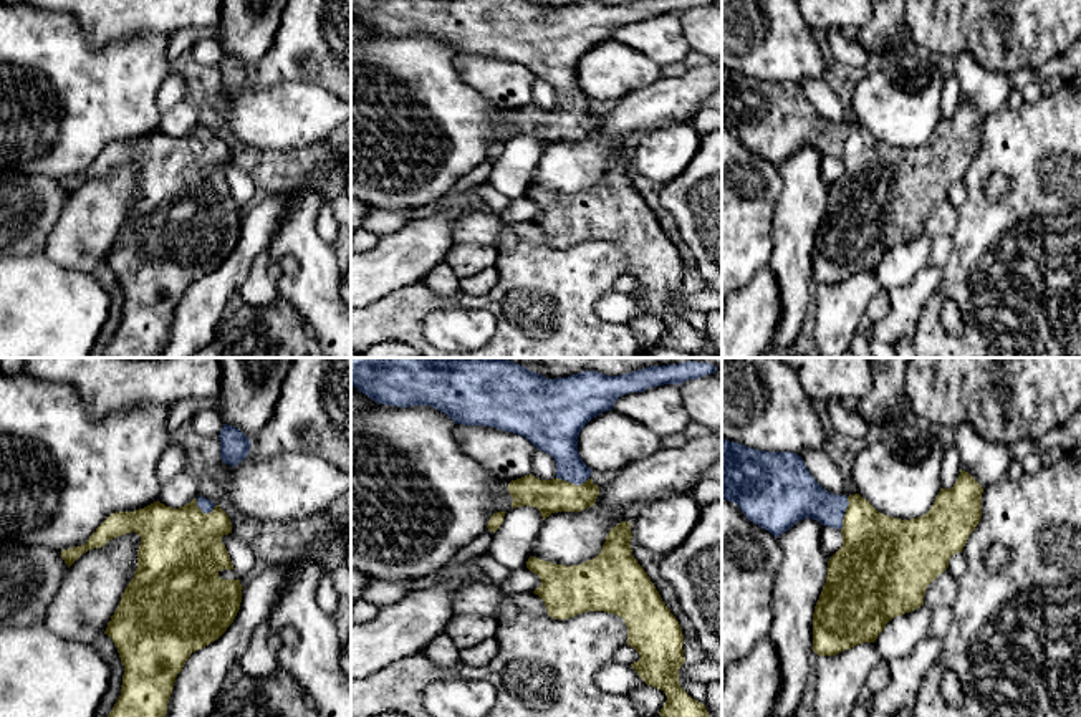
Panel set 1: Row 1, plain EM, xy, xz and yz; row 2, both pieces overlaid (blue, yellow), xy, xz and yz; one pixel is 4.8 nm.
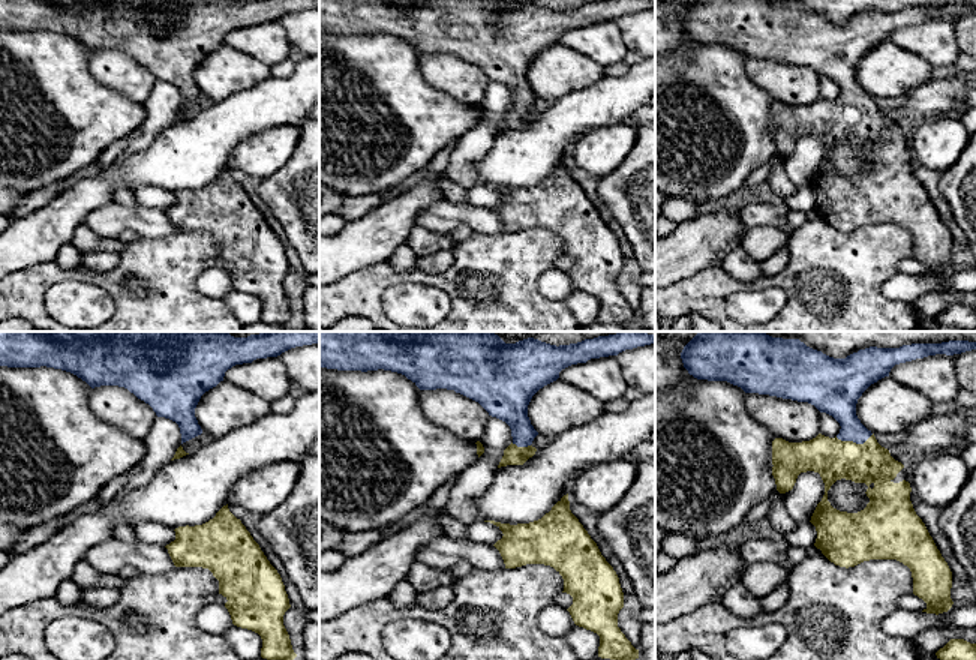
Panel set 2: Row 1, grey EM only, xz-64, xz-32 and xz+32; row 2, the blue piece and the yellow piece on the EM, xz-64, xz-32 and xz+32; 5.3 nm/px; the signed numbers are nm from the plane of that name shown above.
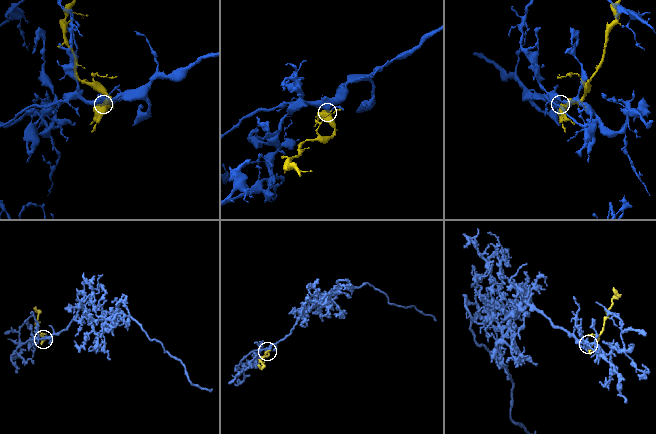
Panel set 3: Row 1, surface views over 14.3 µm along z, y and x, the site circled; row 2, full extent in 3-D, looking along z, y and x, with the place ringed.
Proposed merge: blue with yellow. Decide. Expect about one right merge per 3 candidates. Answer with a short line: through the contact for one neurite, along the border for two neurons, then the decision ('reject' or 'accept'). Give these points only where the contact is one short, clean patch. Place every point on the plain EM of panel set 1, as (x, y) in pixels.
xz (557, 63), (573, 111), (562, 123), (553, 125) | accept

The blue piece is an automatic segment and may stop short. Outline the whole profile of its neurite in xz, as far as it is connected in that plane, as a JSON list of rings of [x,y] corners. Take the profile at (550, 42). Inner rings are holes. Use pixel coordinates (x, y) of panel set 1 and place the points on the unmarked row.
[[[351,0],[351,13],[379,33],[411,36],[432,35],[447,43],[455,53],[488,55],[528,68],[538,79],[556,91],[556,106],[540,109],[525,104],[508,113],[515,136],[536,136],[543,146],[555,141],[581,141],[593,136],[599,116],[593,113],[591,98],[578,83],[581,58],[629,22],[642,22],[664,13],[682,13],[715,0],[632,0],[606,5],[583,0],[568,7],[548,8],[533,0]]]

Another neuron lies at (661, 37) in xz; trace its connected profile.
[[[677,13],[624,23],[616,28],[613,40],[637,50],[661,66],[684,61],[690,51]]]

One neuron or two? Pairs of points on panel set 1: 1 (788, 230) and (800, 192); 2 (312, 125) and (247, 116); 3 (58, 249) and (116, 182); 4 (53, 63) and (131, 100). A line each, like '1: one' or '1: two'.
1: one
2: one
3: one
4: one

